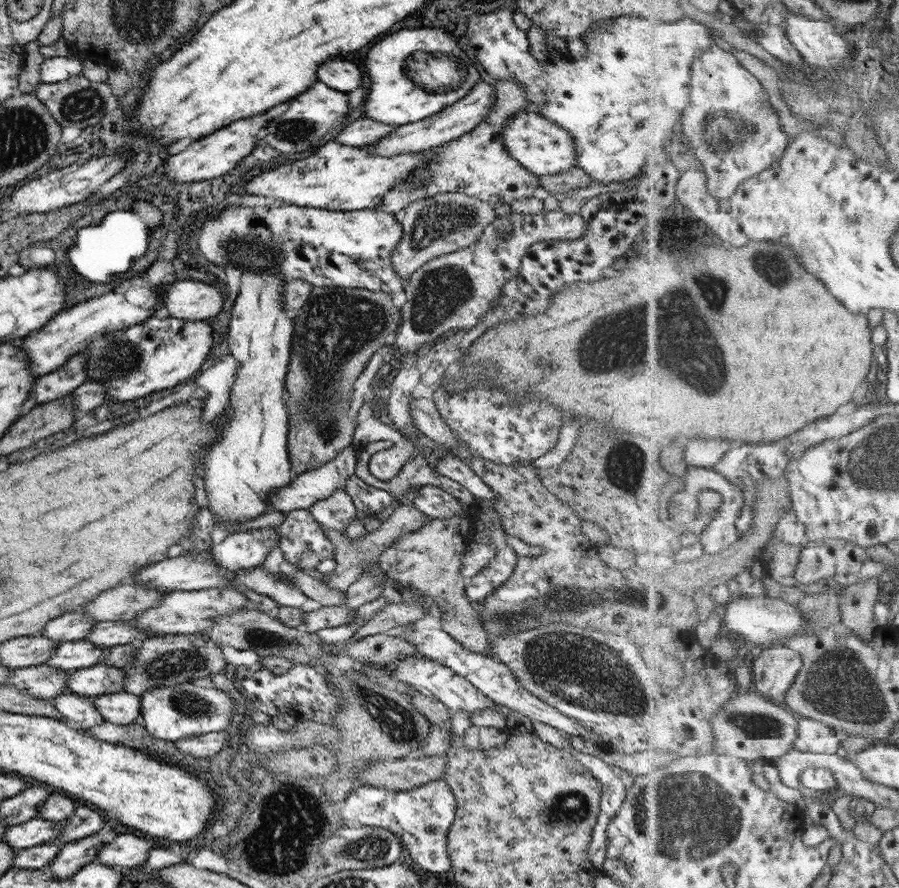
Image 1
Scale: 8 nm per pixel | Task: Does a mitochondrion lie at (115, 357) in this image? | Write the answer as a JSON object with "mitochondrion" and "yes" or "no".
{"mitochondrion":"yes"}

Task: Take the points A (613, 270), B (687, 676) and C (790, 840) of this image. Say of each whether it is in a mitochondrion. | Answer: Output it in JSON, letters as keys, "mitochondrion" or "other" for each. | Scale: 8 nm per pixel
{"A":"other","B":"other","C":"other"}

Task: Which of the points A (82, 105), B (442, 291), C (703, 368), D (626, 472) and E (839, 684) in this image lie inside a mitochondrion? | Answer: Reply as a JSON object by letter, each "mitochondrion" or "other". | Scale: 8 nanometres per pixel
{"A":"mitochondrion","B":"mitochondrion","C":"mitochondrion","D":"mitochondrion","E":"mitochondrion"}

